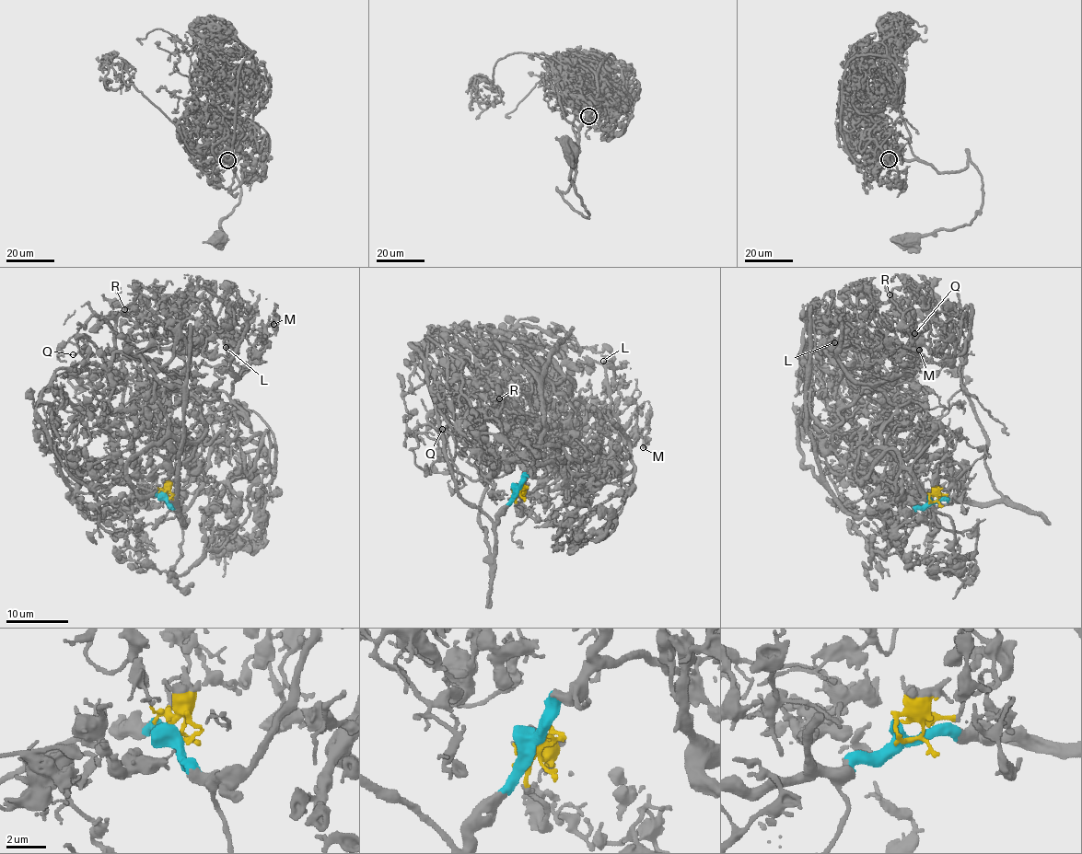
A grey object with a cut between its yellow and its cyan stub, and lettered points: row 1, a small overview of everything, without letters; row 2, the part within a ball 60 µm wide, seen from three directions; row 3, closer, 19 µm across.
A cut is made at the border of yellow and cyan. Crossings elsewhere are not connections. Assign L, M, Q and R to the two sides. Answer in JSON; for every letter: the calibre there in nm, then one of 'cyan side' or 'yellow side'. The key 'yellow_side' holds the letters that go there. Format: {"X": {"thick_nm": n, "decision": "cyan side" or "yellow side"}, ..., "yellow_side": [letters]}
{"L": {"thick_nm": 170, "decision": "yellow side"}, "M": {"thick_nm": 320, "decision": "yellow side"}, "Q": {"thick_nm": 120, "decision": "cyan side"}, "R": {"thick_nm": 280, "decision": "cyan side"}, "yellow_side": ["L", "M"]}

